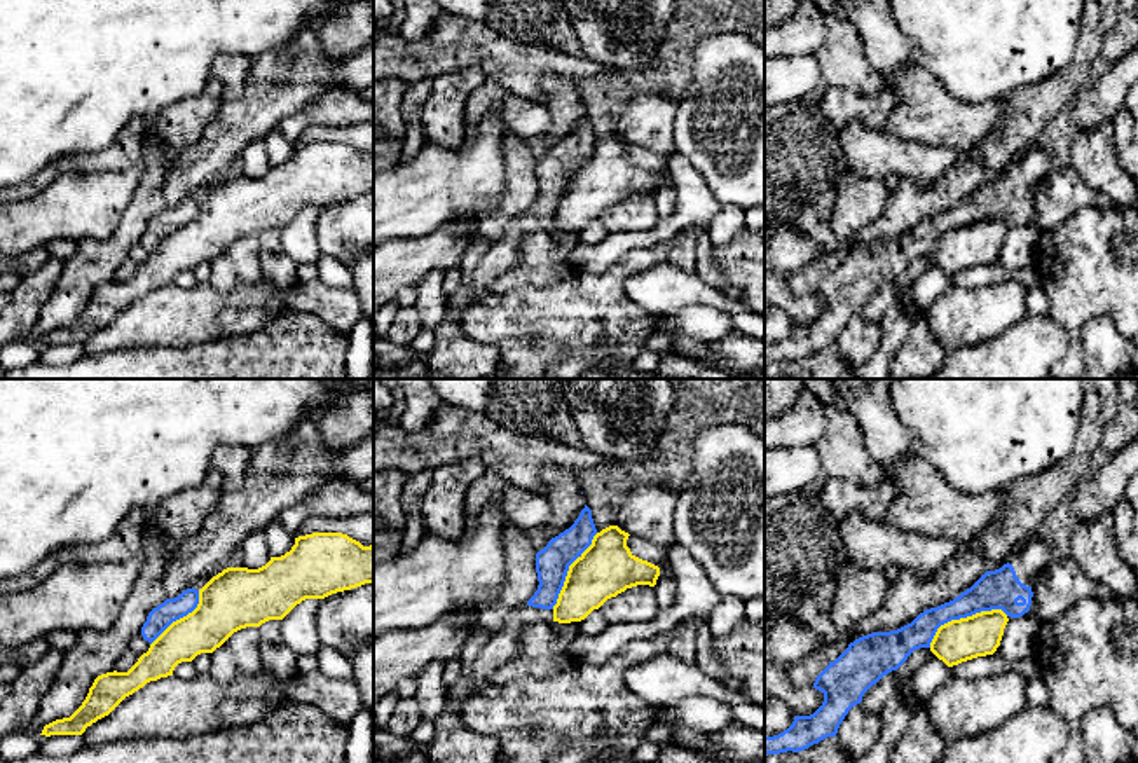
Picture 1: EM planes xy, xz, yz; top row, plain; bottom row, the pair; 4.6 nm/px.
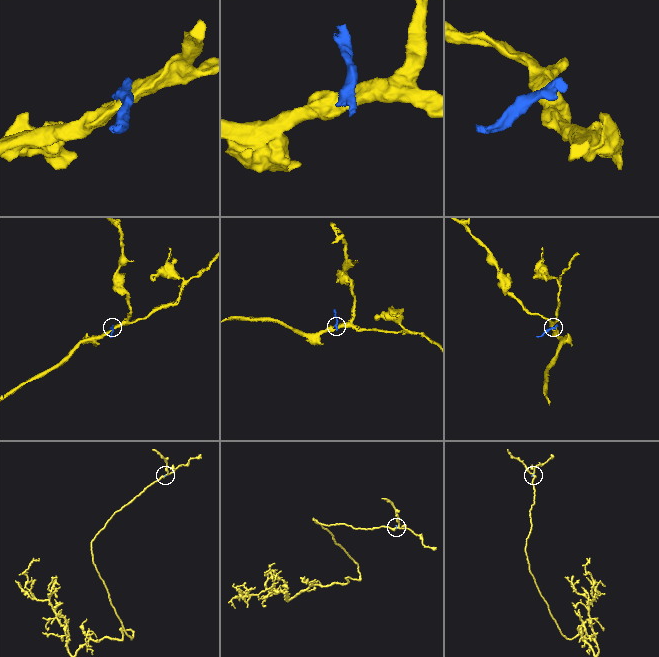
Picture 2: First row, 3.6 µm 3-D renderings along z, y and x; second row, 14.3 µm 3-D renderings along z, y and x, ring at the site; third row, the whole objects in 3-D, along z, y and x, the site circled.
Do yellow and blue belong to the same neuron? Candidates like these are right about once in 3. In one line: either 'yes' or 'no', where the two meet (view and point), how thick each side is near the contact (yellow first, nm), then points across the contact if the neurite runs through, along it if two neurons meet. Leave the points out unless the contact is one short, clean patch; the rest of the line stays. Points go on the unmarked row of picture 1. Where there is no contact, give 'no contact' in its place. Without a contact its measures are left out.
no; contact yz (964, 227); calibres 200 and 190 nm

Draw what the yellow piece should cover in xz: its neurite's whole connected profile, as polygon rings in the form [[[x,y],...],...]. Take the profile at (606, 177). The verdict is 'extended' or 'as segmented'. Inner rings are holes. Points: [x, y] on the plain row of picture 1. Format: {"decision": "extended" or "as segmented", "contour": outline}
{"decision": "as segmented", "contour": [[[618,134],[593,145],[592,154],[569,175],[553,215],[553,230],[581,230],[627,197],[656,194],[660,176],[635,166],[627,155],[628,145]]]}

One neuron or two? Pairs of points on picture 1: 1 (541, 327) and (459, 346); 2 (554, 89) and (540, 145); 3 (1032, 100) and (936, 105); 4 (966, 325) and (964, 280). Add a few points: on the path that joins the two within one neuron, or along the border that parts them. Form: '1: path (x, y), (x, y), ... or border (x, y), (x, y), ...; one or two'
1: border (438, 325), (451, 318), (470, 337), (496, 348); two
2: path (559, 103), (559, 126), (554, 131); one
3: border (1006, 98), (1000, 116), (981, 137); two
4: border (1004, 280), (978, 287), (952, 287); two

